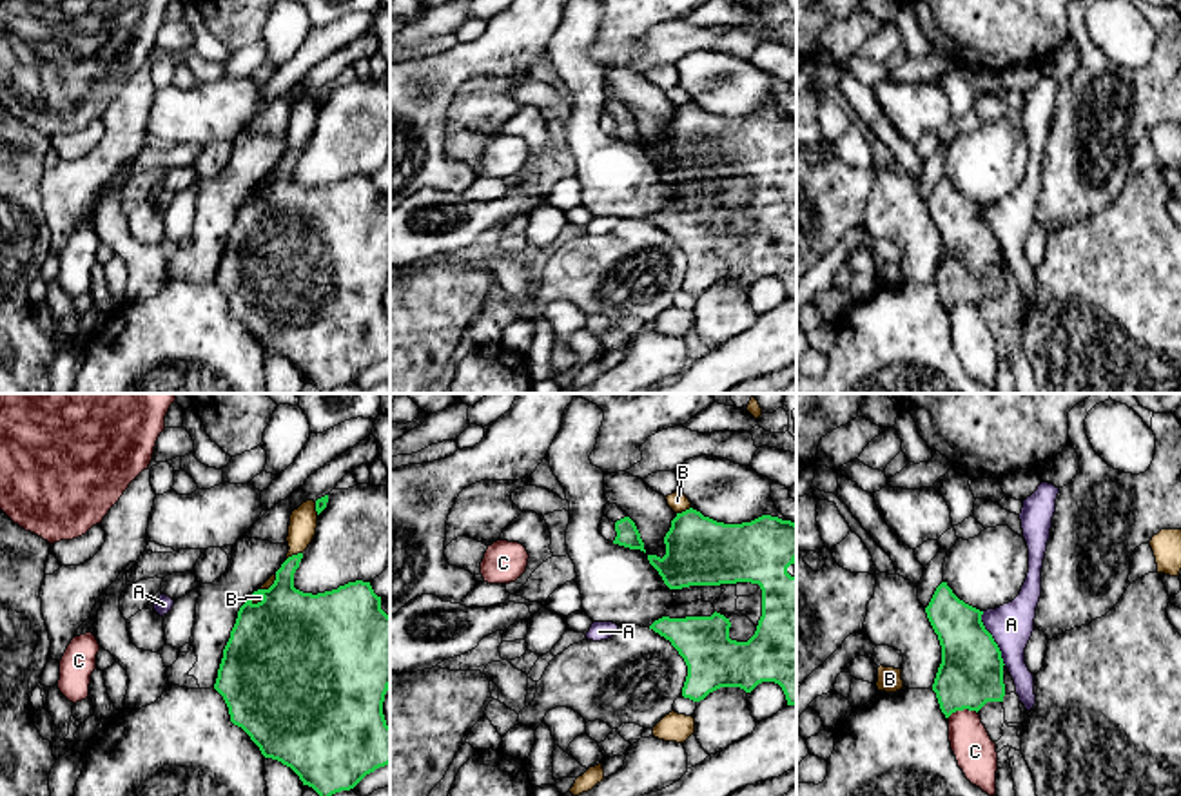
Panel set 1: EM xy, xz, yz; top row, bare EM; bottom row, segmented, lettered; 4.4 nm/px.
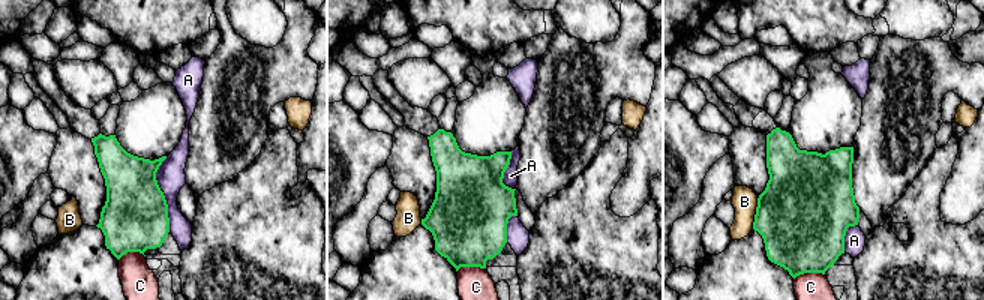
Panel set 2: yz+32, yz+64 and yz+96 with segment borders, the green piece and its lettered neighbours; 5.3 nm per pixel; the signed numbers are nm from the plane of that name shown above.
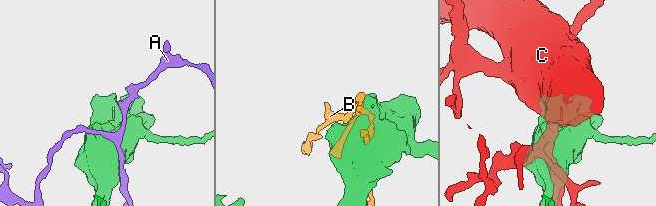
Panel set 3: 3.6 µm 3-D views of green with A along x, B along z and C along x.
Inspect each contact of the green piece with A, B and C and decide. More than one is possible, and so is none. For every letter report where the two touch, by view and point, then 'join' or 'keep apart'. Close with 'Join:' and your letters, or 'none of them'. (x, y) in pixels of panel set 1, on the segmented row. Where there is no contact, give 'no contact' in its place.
A: contact yz (993, 639); keep apart
B: contact xy (294, 555); keep apart
C: contact yz (962, 709); keep apart
Join: none of them

